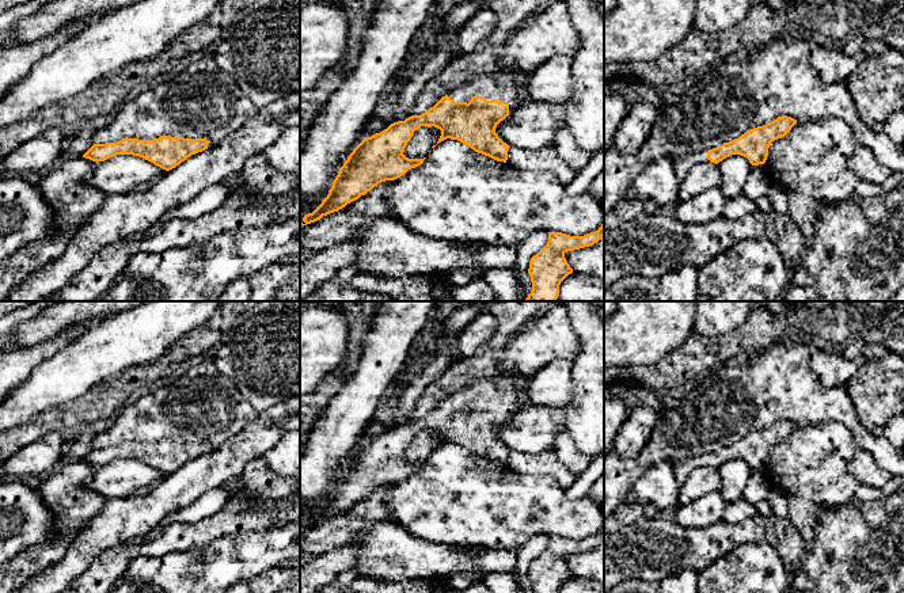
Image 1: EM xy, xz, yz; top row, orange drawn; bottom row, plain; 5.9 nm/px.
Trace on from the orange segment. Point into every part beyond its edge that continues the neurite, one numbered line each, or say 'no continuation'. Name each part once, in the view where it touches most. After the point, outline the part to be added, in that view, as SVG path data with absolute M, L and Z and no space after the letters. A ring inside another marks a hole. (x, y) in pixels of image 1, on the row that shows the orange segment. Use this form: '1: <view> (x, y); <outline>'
1: xz (502, 87); M505 69L498 76L478 76L464 81L457 88L448 92L448 98L455 102L470 102L479 95L486 100L497 99L509 103L509 114L516 107L516 77L513 71Z

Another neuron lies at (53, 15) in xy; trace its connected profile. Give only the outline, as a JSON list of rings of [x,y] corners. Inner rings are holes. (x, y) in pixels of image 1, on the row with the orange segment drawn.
[[[52,0],[39,11],[19,19],[14,41],[19,45],[56,34],[62,26],[95,19],[141,0]]]

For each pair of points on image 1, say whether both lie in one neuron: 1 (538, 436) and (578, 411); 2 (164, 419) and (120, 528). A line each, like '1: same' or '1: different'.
1: different
2: different

